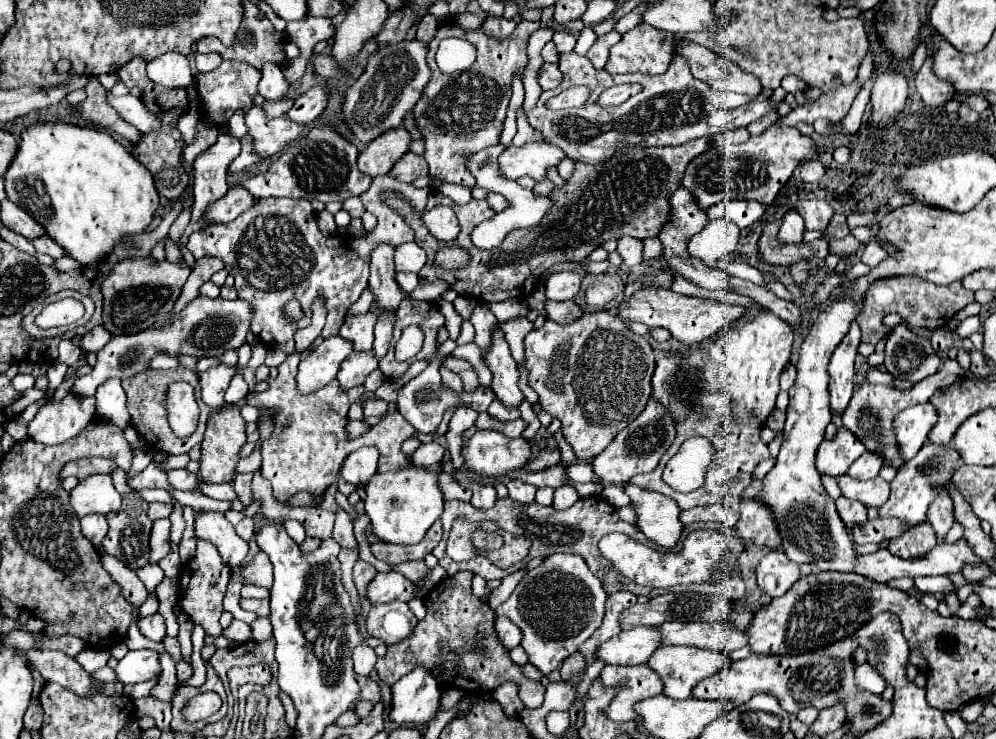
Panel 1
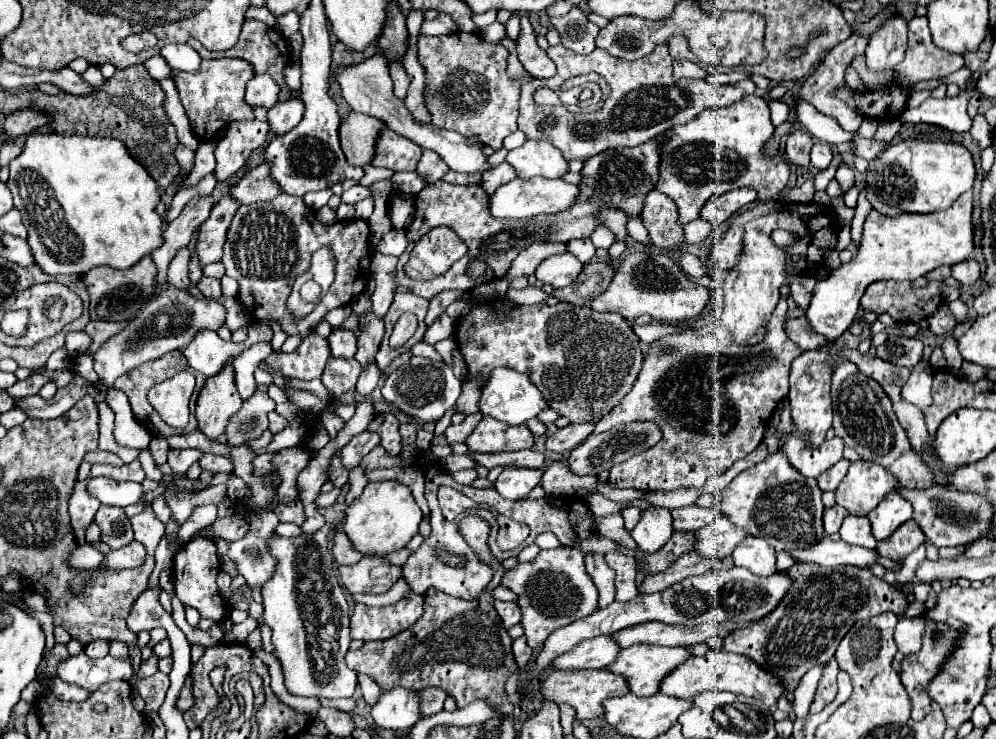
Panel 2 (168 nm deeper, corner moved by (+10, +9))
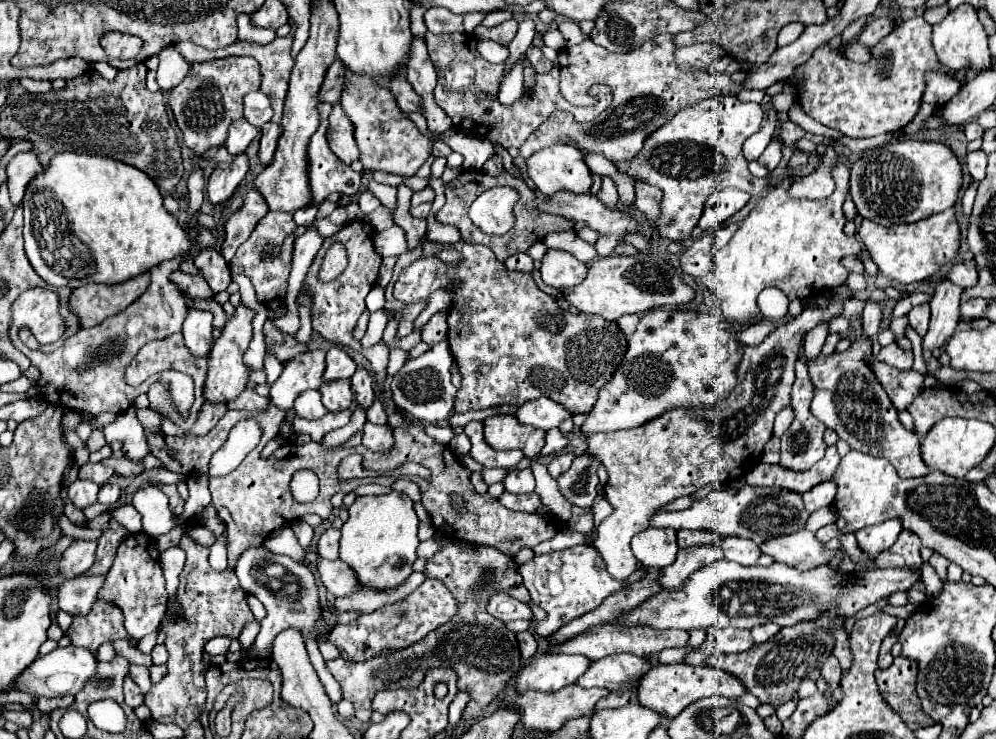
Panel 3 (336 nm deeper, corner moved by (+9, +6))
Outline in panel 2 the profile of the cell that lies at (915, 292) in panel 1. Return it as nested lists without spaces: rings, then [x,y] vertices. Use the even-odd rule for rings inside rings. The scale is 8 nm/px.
[[[942,267],[942,269],[934,269],[930,275],[926,275],[928,285],[924,285],[924,287],[914,287],[910,281],[876,281],[866,289],[866,293],[860,301],[860,307],[872,309],[878,315],[888,313],[888,315],[892,315],[892,319],[896,319],[900,323],[920,323],[922,319],[928,319],[930,315],[934,315],[934,311],[942,305],[944,279],[948,279],[948,277],[950,277],[950,267]]]

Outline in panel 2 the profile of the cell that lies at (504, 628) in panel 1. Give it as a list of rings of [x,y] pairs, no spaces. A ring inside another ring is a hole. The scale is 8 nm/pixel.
[[[496,601],[496,603],[494,603],[494,609],[496,609],[496,613],[500,615],[500,619],[502,619],[502,623],[504,623],[506,629],[510,629],[512,625],[516,625],[516,623],[520,621],[518,605],[516,605],[514,601],[508,601],[508,603]]]

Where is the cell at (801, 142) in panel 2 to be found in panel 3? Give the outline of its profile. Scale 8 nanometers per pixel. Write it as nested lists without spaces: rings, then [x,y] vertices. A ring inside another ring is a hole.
[[[785,120],[783,124],[781,124],[781,138],[783,138],[783,142],[785,142],[785,146],[793,146],[799,138],[803,138],[803,128],[799,128],[797,124],[793,124],[791,120]]]

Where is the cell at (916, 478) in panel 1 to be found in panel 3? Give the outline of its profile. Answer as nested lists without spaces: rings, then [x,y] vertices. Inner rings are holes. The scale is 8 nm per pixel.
[[[889,520],[887,524],[877,524],[871,528],[863,528],[855,532],[859,548],[873,560],[879,552],[891,548],[903,528],[899,526],[899,520]]]

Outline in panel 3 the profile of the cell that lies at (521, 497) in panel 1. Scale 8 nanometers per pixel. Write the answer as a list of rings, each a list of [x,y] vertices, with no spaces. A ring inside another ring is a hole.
[[[531,468],[515,470],[515,472],[507,474],[503,484],[505,484],[505,490],[513,492],[513,494],[529,494],[535,490],[535,478],[533,478]]]

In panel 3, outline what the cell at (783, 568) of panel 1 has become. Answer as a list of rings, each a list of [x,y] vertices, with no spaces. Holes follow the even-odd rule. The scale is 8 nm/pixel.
[[[727,536],[719,540],[721,550],[725,552],[725,560],[737,562],[741,566],[753,566],[761,556],[759,546],[753,540],[743,540],[737,536]]]

